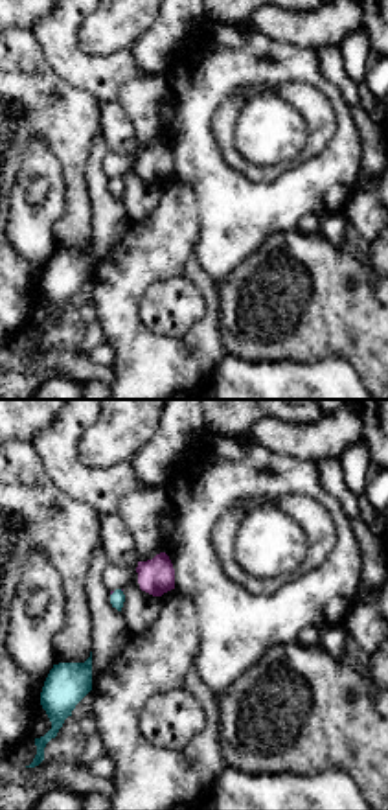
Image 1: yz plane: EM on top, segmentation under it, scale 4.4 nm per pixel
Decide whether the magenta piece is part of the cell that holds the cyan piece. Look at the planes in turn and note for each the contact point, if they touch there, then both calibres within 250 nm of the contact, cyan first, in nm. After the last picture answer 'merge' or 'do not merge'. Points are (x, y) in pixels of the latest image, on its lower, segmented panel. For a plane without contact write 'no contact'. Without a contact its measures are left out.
meets cyan at (113, 593); 60 nm thick on the cyan side, 20 nm on the other

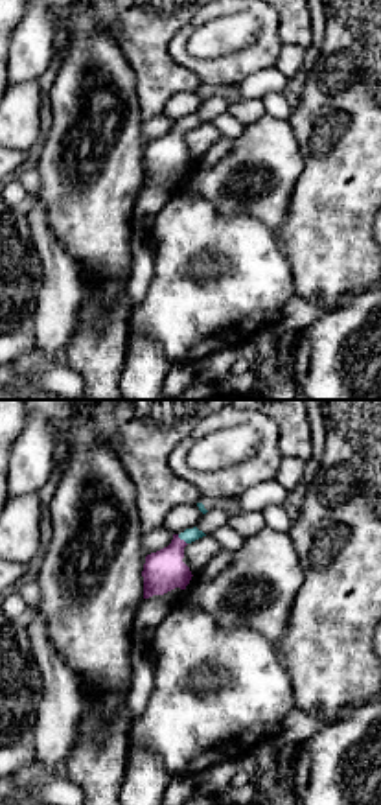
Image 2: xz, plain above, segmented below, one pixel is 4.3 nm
meets cyan at (183, 538); 60 nm thick on the cyan side, 180 nm on the other

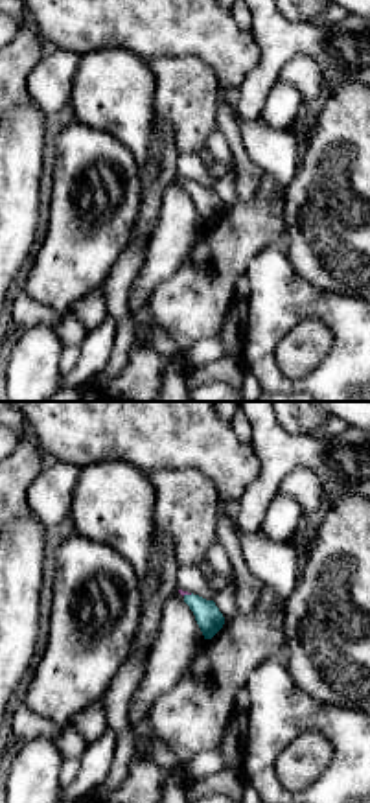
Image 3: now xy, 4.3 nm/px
meets cyan at (186, 595); 120 nm thick on the cyan side, 20 nm on the other

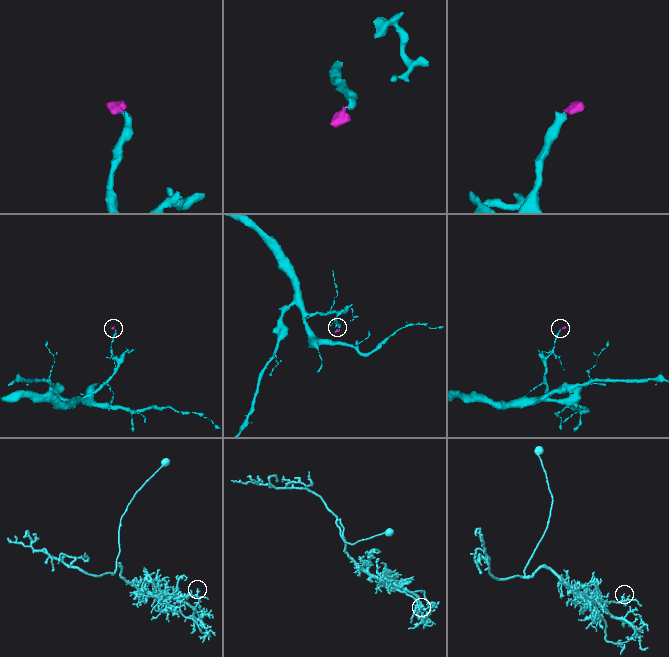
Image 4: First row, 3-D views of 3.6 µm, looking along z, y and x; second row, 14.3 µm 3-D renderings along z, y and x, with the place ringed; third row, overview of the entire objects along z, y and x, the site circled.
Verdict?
merge

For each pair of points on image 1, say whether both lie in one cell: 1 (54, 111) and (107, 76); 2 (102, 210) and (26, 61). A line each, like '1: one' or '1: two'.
1: two
2: two

